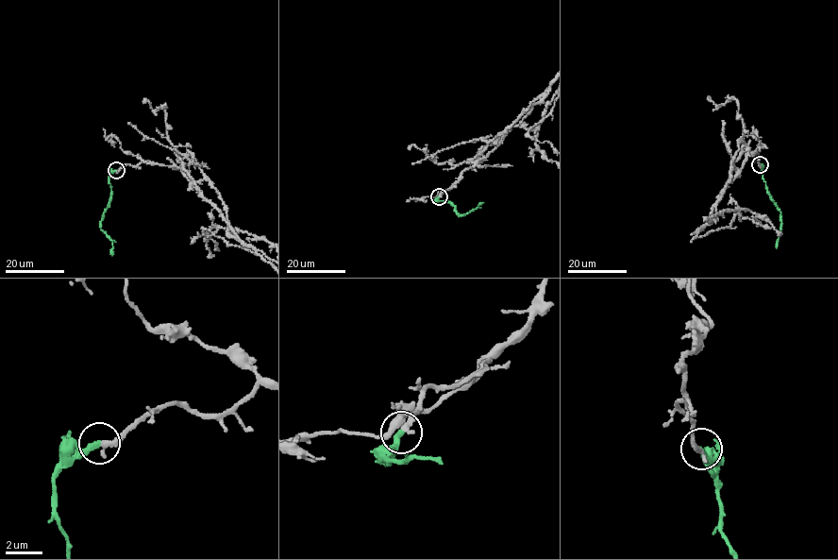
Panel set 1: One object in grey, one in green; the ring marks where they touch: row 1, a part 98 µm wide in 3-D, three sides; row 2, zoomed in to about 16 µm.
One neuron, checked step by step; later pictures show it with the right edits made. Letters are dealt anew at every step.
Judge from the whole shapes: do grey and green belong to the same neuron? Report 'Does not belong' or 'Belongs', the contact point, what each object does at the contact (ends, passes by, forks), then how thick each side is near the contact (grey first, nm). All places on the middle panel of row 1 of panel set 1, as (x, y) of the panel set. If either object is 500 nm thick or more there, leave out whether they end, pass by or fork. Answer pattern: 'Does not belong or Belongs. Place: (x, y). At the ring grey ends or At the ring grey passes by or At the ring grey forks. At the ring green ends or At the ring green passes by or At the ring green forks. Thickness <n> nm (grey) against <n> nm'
Belongs. Place: (439, 196). At the ring grey ends. At the ring green ends. Thickness 320 nm (grey) against 280 nm

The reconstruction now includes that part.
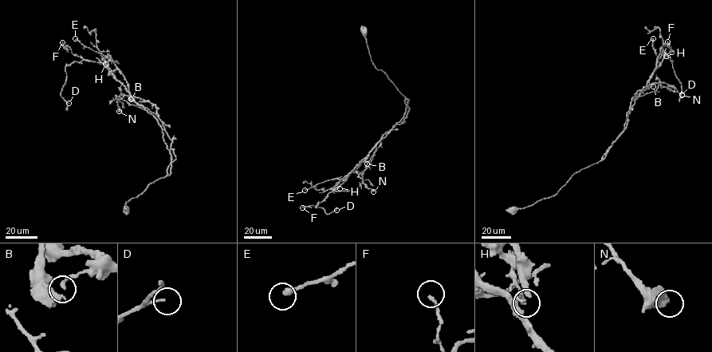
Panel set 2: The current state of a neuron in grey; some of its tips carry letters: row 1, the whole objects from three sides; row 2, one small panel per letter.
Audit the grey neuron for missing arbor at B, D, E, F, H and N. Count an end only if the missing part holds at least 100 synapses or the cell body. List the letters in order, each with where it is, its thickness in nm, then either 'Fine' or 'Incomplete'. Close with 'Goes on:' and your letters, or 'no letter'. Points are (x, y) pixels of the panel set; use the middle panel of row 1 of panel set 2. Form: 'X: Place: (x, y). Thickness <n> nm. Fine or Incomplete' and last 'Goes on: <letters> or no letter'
B: Place: (367, 164). Thickness 170 nm. Fine
D: Place: (336, 210). Thickness 90 nm. Fine
E: Place: (304, 190). Thickness 280 nm. Fine
F: Place: (302, 207). Thickness 140 nm. Fine
H: Place: (340, 188). Thickness 150 nm. Fine
N: Place: (373, 191). Thickness 550 nm. Fine
Goes on: no letter

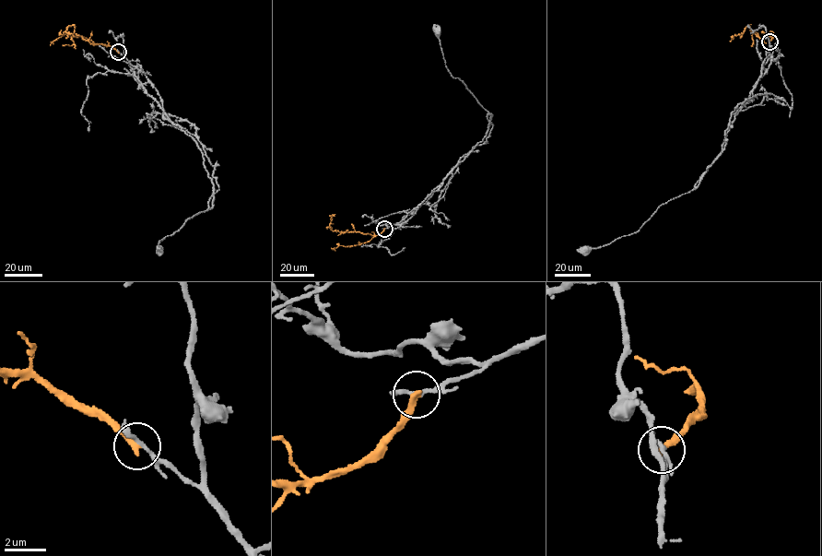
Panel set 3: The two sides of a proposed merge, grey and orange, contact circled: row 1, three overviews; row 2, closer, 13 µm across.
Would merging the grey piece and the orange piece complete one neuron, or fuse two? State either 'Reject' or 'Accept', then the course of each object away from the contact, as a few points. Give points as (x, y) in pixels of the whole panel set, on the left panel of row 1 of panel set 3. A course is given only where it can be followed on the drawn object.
Reject. Course of grey: (118, 52), (146, 93), (194, 140), (214, 186), (207, 210), (188, 218), (178, 230), (159, 241), (159, 250). Course of orange: (118, 52), (108, 46), (89, 43), (75, 32), (74, 25), (69, 25), (64, 31), (73, 34), (70, 35)

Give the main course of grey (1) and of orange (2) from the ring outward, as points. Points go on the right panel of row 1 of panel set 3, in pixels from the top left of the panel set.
1: (769, 41), (767, 61), (749, 98), (735, 114), (722, 151), (693, 189), (660, 205), (637, 231), (586, 250)
2: (769, 41), (772, 36), (759, 39), (748, 25), (744, 32), (731, 38)

